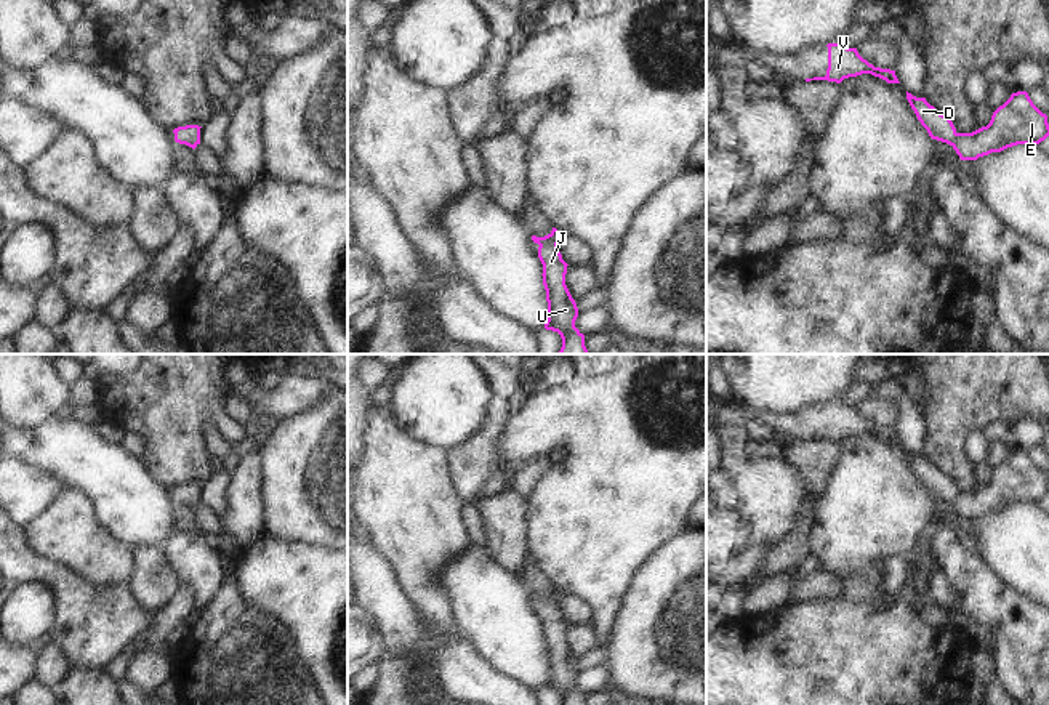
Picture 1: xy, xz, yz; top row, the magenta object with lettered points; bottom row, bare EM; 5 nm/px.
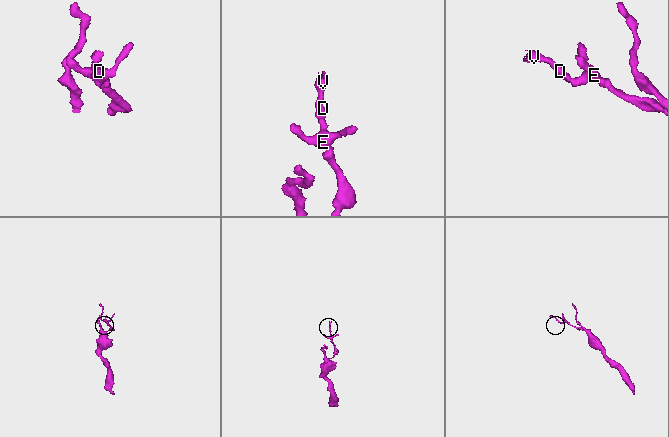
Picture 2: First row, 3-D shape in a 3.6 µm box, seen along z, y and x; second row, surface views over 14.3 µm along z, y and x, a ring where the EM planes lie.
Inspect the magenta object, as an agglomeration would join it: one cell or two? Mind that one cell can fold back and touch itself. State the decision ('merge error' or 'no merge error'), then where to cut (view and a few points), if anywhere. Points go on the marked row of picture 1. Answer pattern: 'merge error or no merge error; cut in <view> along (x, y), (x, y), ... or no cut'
no merge error; no cut

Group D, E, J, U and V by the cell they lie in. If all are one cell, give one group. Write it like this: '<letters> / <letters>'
D E J U V

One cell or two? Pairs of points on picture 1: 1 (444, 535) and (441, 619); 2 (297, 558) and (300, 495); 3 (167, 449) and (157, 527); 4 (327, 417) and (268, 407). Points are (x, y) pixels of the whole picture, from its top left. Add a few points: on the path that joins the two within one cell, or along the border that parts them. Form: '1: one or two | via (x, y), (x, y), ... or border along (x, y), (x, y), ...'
1: one | via (428, 556), (430, 598)
2: two | border along (266, 535), (276, 540), (303, 542), (330, 550)
3: two | border along (151, 471), (159, 483)
4: two | border along (330, 390), (322, 399), (284, 418)

